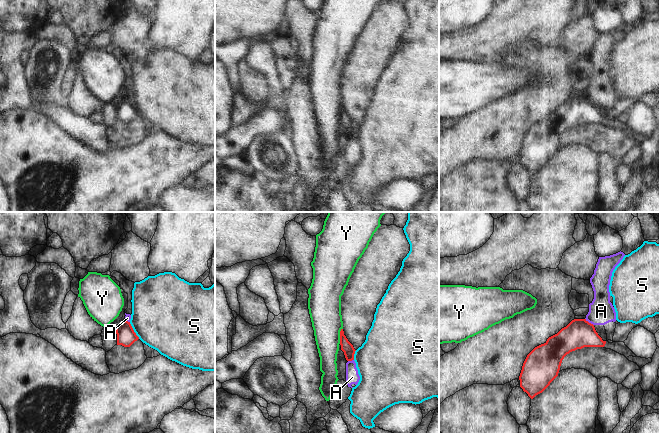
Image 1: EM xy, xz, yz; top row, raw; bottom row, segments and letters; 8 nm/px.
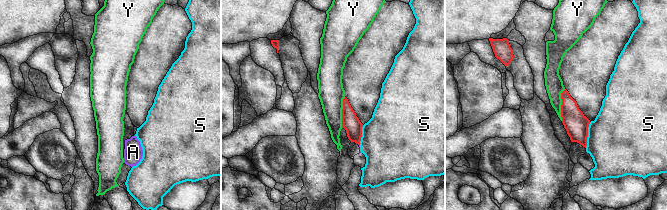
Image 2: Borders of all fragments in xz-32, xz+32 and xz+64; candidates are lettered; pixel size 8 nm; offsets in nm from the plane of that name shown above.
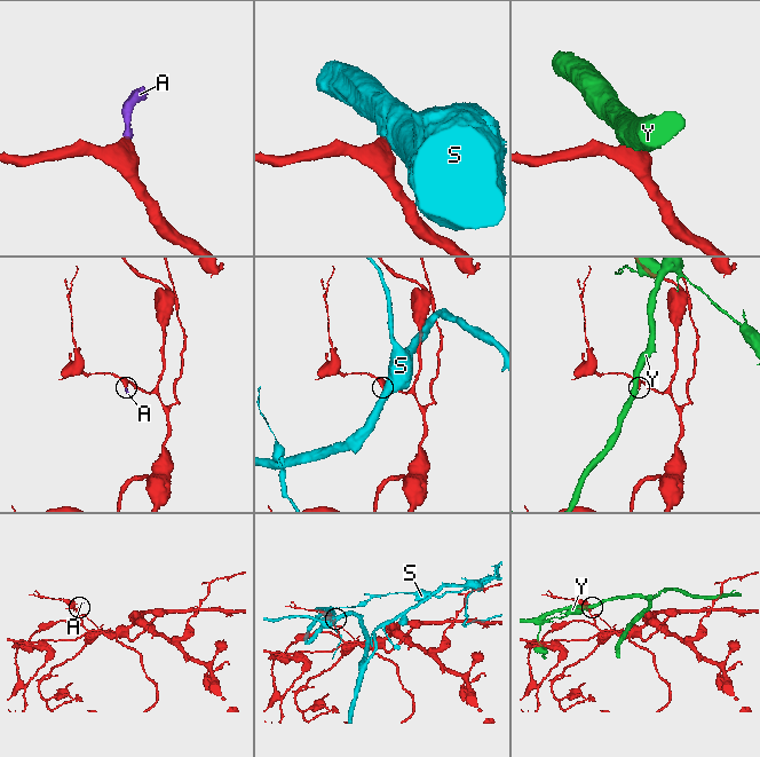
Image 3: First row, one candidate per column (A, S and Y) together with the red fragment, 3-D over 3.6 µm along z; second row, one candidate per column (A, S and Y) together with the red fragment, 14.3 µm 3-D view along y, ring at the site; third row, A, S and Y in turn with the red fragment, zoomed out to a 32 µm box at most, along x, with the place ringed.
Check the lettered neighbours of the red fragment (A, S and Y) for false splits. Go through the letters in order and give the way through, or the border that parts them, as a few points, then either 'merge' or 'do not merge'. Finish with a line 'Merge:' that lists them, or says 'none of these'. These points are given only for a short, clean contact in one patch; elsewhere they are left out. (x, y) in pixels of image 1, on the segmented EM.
A: along yz (585, 318), (593, 325) | do not merge
S: along xy (129, 322), (139, 338) | do not merge
Y: do not merge
Merge: none of these

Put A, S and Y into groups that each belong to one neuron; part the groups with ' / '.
A / S / Y

